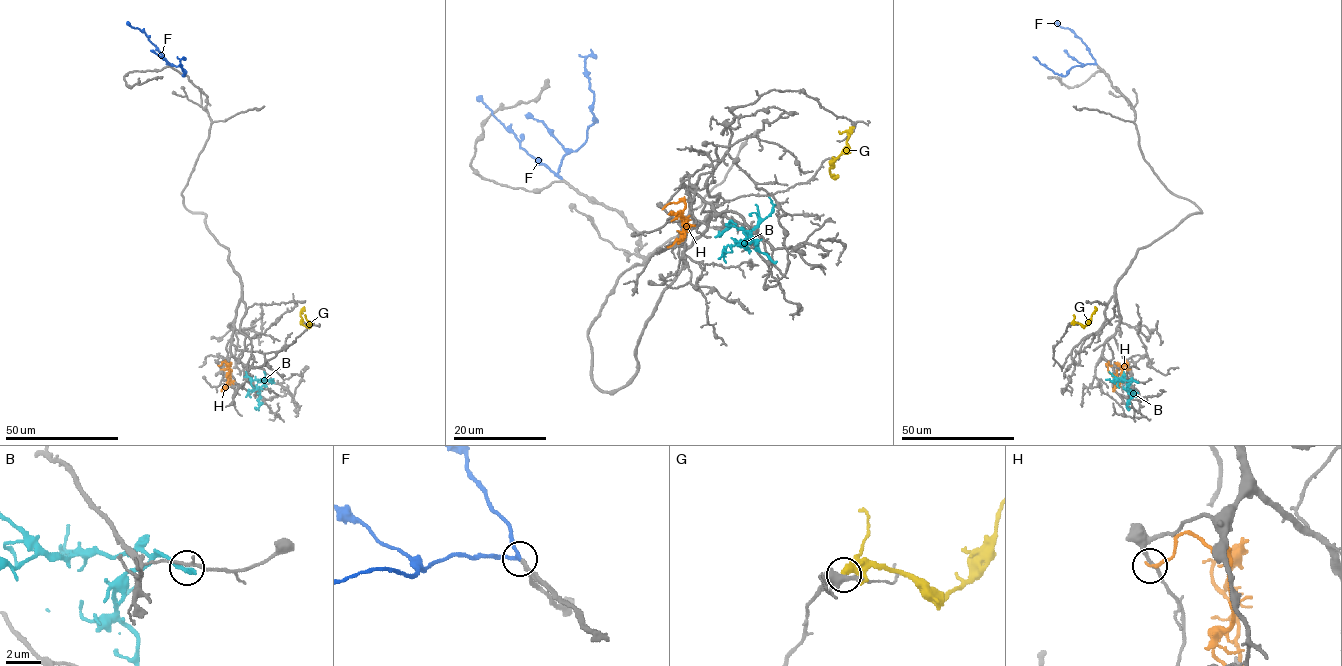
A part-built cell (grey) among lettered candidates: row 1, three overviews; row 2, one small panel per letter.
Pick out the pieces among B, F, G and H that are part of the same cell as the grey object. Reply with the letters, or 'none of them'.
F

